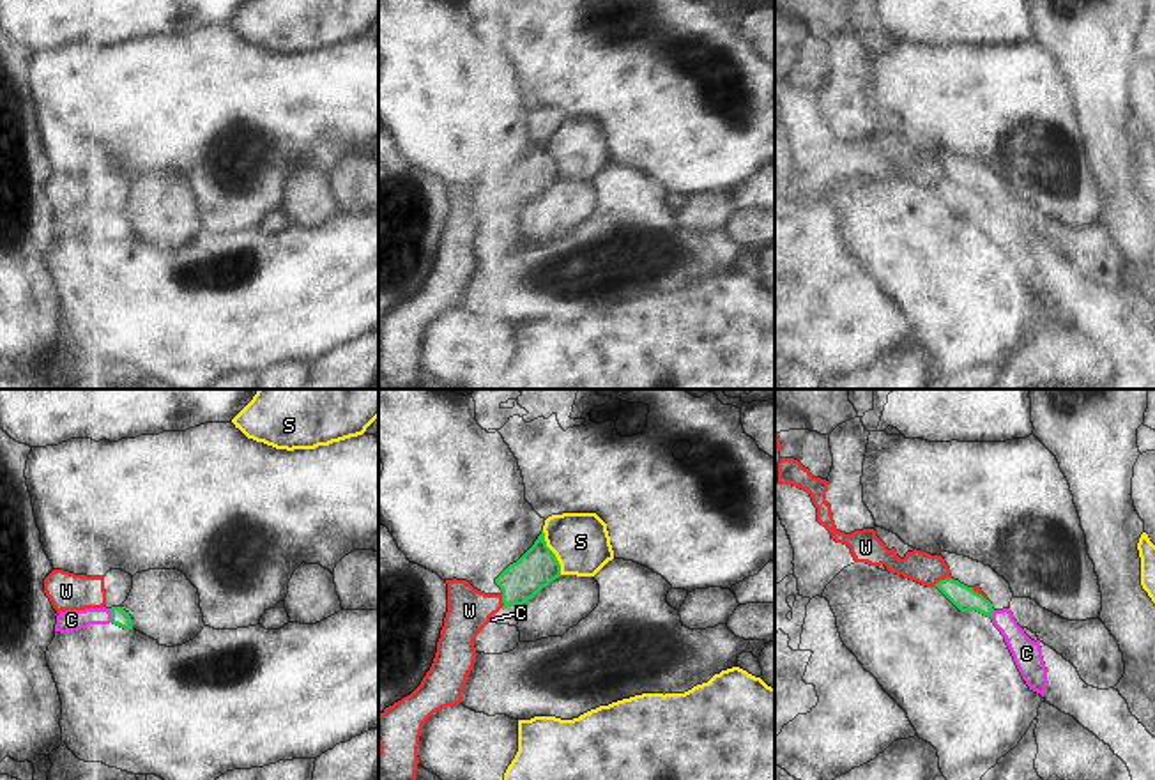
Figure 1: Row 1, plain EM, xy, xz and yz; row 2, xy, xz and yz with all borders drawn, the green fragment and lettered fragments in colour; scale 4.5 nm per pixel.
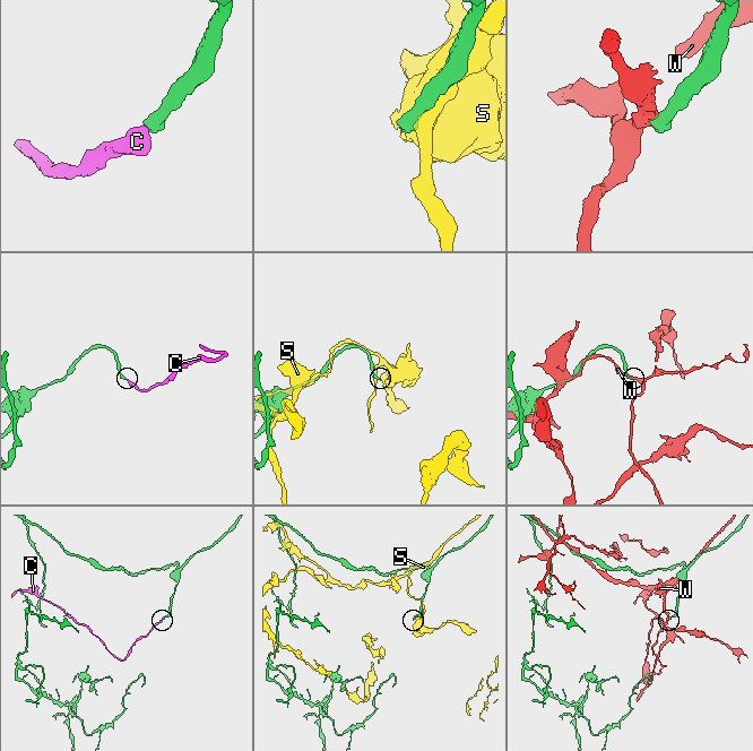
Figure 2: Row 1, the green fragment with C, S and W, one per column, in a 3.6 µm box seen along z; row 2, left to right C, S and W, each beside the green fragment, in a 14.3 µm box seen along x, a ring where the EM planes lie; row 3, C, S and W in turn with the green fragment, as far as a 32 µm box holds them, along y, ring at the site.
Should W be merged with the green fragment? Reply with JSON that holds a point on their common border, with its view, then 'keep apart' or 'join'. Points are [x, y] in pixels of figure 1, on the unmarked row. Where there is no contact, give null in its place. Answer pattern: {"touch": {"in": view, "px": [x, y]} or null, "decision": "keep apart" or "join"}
{"touch": {"in": "yz", "px": [941, 184]}, "decision": "keep apart"}

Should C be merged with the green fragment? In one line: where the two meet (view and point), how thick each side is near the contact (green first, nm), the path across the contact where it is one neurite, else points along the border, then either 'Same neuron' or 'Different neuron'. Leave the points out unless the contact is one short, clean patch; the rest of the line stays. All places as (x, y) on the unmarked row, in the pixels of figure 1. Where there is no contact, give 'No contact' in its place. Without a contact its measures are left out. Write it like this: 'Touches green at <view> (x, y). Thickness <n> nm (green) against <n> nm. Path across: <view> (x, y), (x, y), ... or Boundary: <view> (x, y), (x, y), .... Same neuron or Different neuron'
Touches green at xy (112, 220). Thickness 80 nm (green) against 100 nm. Path across: xy (119, 220), (112, 220), (71, 223). Same neuron.

